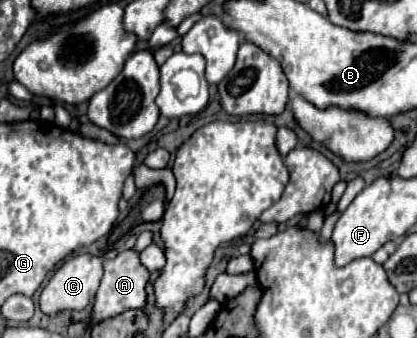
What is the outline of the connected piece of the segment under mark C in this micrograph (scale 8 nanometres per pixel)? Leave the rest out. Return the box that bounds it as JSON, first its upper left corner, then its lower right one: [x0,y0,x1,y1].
[40,254,104,316]

